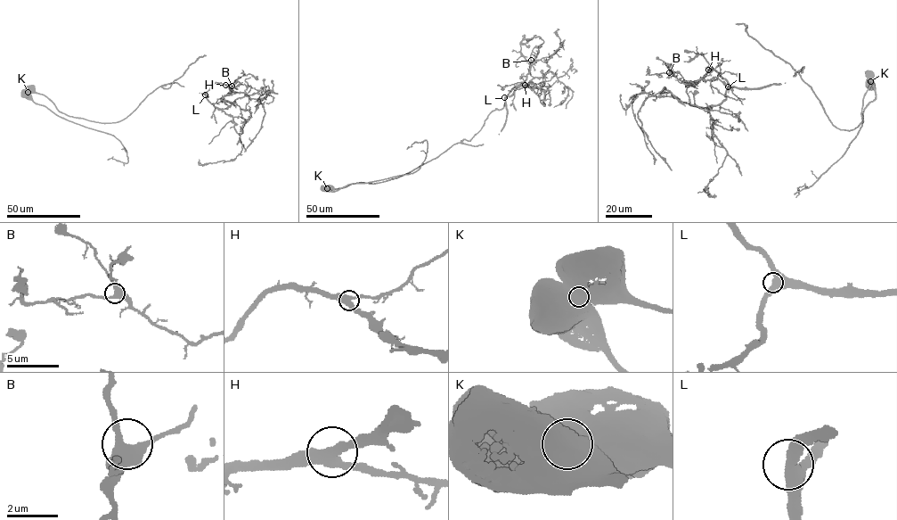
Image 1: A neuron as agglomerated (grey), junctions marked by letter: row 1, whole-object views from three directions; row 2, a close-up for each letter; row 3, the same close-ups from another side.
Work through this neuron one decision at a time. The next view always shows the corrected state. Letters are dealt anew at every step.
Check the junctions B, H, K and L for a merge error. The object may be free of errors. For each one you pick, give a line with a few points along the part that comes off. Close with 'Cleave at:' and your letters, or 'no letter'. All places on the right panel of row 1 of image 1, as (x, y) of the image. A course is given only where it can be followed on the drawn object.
K: (870, 81), (875, 98), (863, 111), (856, 136), (816, 181), (795, 193), (804, 185), (809, 188)
Cleave at: K

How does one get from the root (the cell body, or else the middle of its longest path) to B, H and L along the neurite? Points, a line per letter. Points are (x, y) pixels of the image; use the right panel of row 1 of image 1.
B: (869, 85), (863, 121), (843, 130), (804, 67), (758, 88), (732, 86), (711, 67), (688, 83), (669, 72)
H: (869, 85), (863, 121), (843, 130), (801, 78), (804, 67), (785, 83), (758, 88), (732, 86), (708, 70)
L: (869, 85), (863, 97), (863, 121), (852, 130), (831, 122), (799, 73), (804, 67), (781, 84), (728, 86)

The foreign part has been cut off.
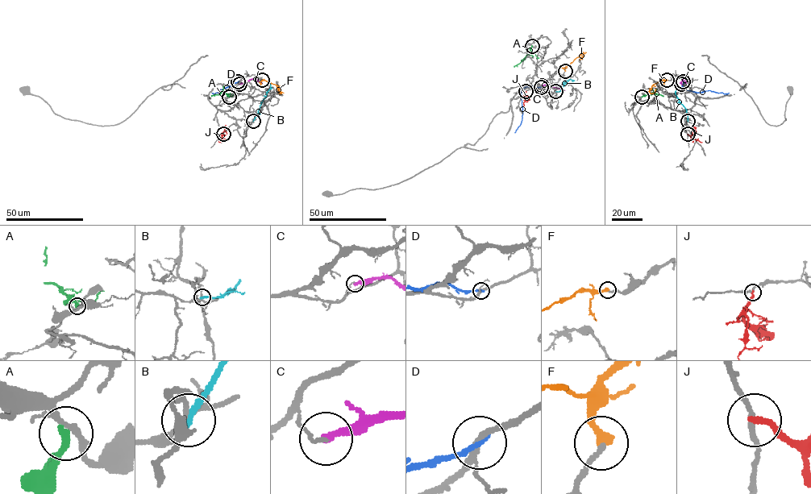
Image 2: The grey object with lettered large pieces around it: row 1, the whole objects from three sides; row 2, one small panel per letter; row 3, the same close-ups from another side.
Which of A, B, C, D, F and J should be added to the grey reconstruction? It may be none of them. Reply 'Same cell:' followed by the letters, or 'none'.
Same cell: none

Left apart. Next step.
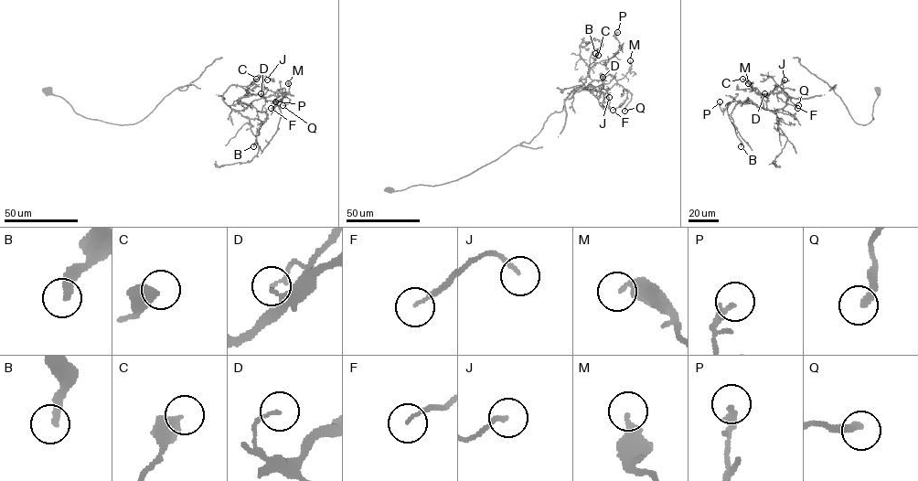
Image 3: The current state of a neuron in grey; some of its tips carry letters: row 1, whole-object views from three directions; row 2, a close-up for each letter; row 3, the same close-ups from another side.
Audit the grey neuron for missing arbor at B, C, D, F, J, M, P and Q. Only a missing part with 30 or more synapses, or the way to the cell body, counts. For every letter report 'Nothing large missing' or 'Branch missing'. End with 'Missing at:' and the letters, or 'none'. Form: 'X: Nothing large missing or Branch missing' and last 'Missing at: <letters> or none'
B: Branch missing
C: Nothing large missing
D: Nothing large missing
F: Nothing large missing
J: Nothing large missing
M: Nothing large missing
P: Nothing large missing
Q: Nothing large missing
Missing at: B

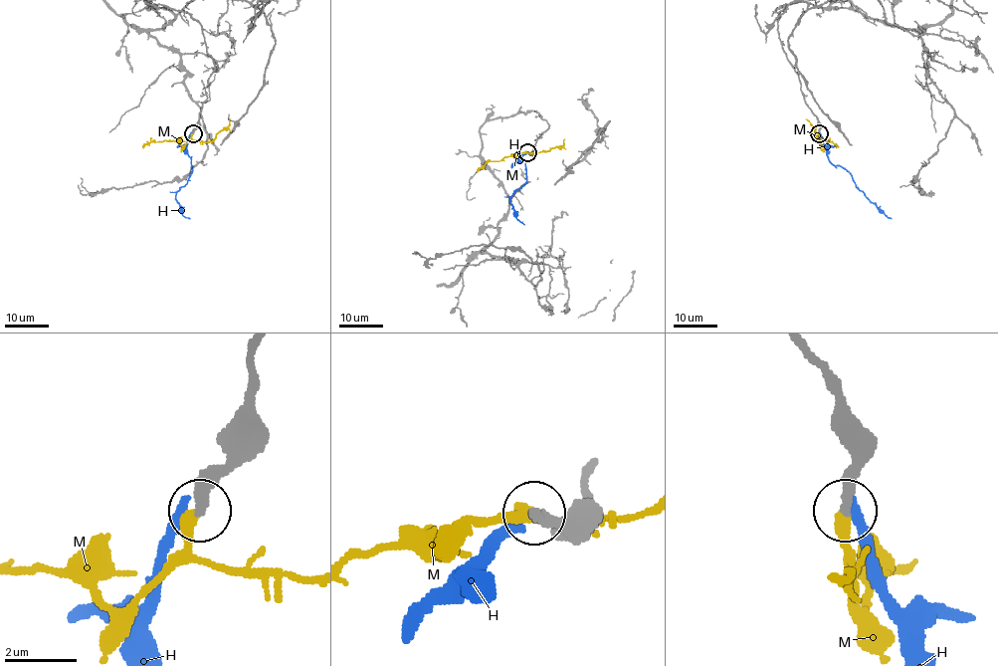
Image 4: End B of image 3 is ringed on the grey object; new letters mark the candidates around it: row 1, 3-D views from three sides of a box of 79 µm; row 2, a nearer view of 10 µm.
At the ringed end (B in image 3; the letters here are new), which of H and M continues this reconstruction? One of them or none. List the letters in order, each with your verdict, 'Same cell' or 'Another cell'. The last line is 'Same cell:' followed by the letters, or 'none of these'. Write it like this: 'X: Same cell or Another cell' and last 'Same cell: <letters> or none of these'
H: Another cell
M: Same cell
Same cell: M

